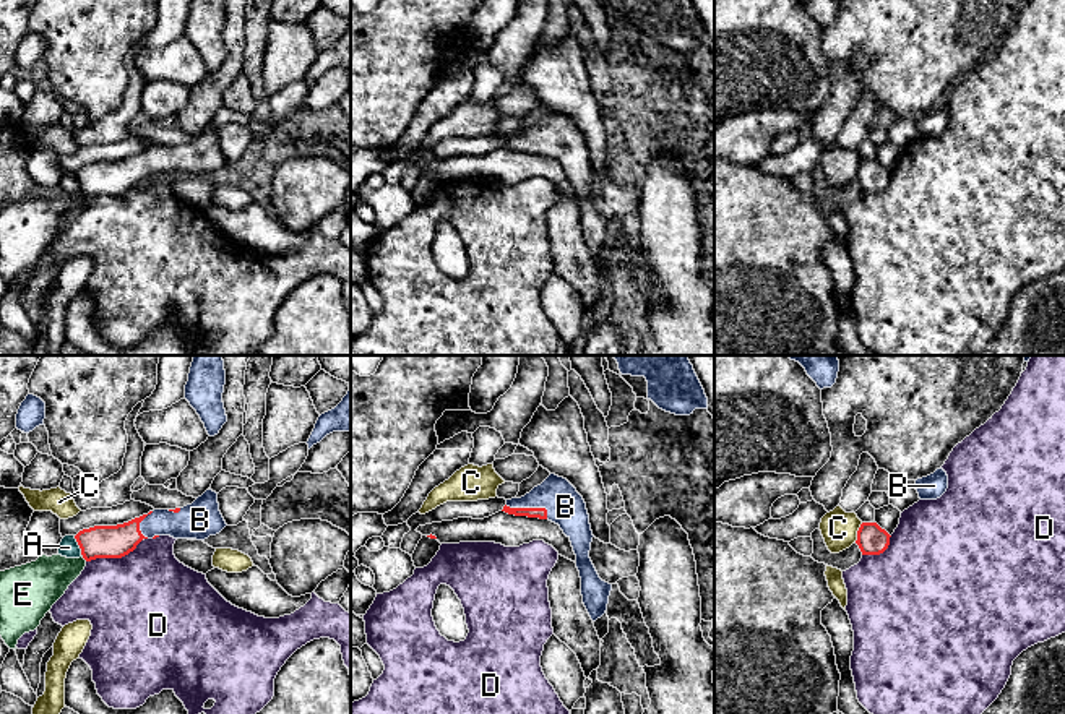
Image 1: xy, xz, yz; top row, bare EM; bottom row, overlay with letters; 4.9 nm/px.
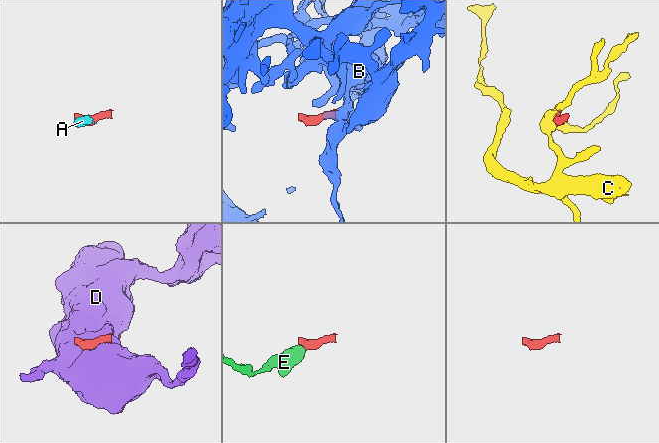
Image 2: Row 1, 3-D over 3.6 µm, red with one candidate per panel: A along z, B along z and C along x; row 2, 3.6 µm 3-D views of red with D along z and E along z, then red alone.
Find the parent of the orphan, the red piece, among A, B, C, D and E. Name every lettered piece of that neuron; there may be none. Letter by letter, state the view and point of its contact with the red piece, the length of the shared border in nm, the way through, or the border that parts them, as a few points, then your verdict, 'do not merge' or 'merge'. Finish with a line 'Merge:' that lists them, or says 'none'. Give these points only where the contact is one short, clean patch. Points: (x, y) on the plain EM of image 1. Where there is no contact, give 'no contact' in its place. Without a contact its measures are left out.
A: xy (78, 180) | 120 nm | along xy (73, 172), (83, 192) | do not merge
B: xz (530, 145) | 220 nm | across xz (541, 150), (530, 145), (565, 143) | merge
C: yz (858, 169) | 100 nm | along yz (862, 159), (854, 177) | do not merge
D: xy (114, 193) | 300 nm | do not merge
E: xy (85, 195) | 40 nm | along xy (81, 193), (86, 197) | do not merge
Merge: B

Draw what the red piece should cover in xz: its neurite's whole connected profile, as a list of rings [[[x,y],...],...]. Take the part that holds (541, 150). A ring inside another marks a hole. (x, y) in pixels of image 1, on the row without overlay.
[[[550,110],[541,122],[521,135],[507,136],[505,149],[549,156],[570,175],[581,214],[583,240],[593,258],[601,255],[609,240],[612,221],[602,217],[589,195],[593,167],[583,133],[563,114]]]

